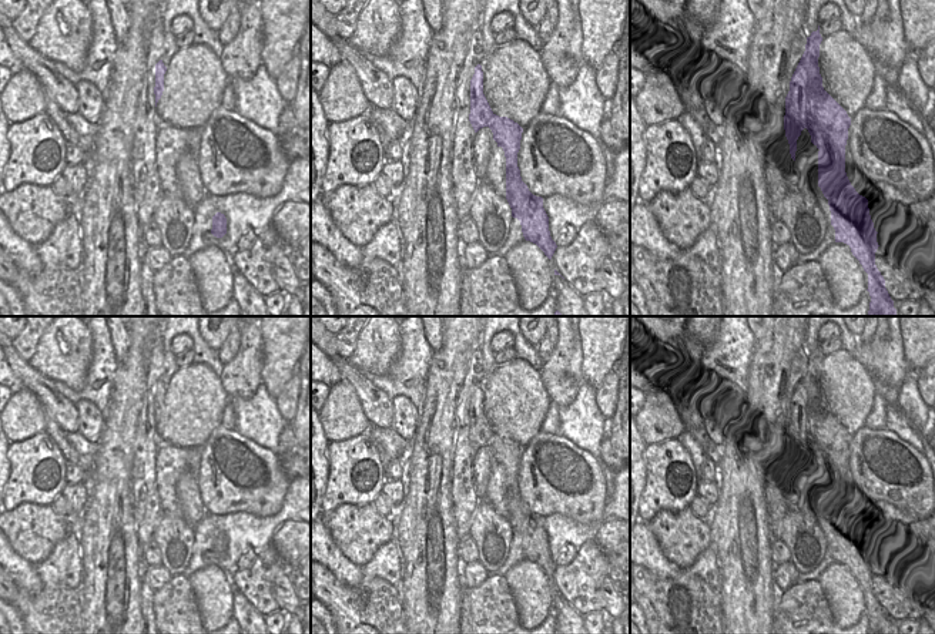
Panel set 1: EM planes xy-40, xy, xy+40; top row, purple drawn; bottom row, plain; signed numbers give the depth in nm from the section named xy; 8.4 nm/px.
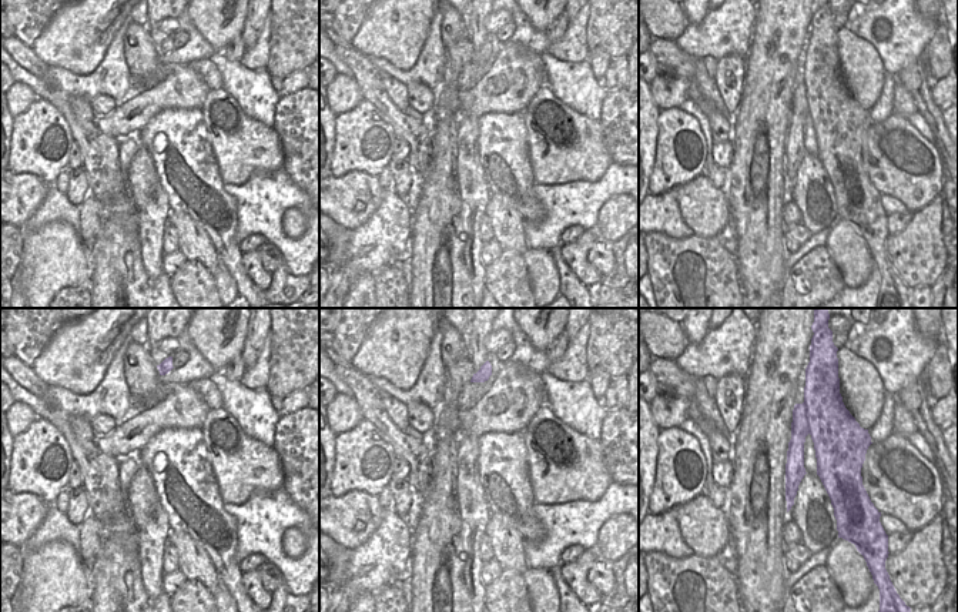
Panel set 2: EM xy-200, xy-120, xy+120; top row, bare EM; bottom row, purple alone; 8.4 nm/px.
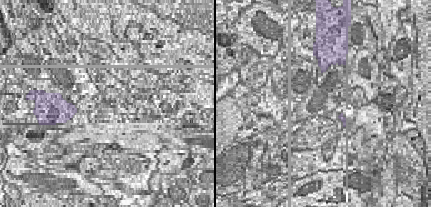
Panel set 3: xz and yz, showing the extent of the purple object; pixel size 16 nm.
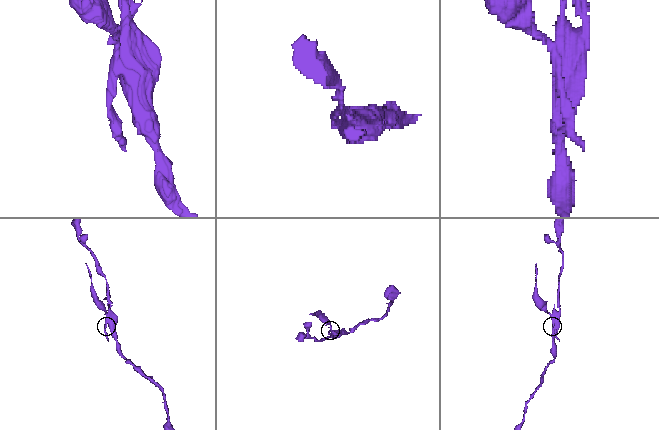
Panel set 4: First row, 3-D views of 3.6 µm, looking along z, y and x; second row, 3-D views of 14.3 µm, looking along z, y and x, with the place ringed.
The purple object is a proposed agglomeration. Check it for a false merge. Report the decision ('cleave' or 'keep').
cleave

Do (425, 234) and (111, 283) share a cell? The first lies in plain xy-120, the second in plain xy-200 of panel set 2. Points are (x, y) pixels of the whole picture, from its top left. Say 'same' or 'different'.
same

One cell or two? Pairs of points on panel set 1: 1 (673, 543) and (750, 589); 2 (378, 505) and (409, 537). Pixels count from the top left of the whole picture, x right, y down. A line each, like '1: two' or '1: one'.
1: two
2: two

